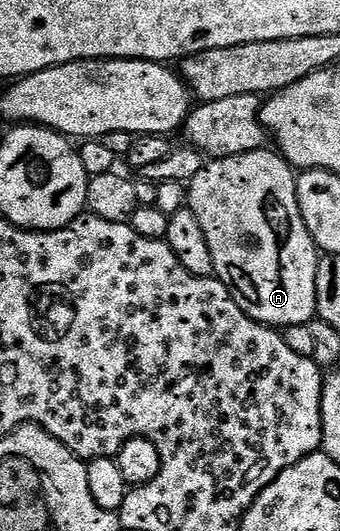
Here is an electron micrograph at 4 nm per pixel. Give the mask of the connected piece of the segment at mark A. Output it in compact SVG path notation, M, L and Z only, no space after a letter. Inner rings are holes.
M261 149L242 153L238 157L226 157L205 162L204 168L187 184L187 207L198 217L198 225L202 225L202 233L206 233L206 245L210 245L210 257L214 257L214 275L230 289L234 301L254 321L263 323L265 327L283 329L311 324L317 318L316 314L316 278L321 256L318 254L316 242L306 229L306 221L302 221L302 209L298 209L298 189L296 188L297 172L284 156L272 149Z

